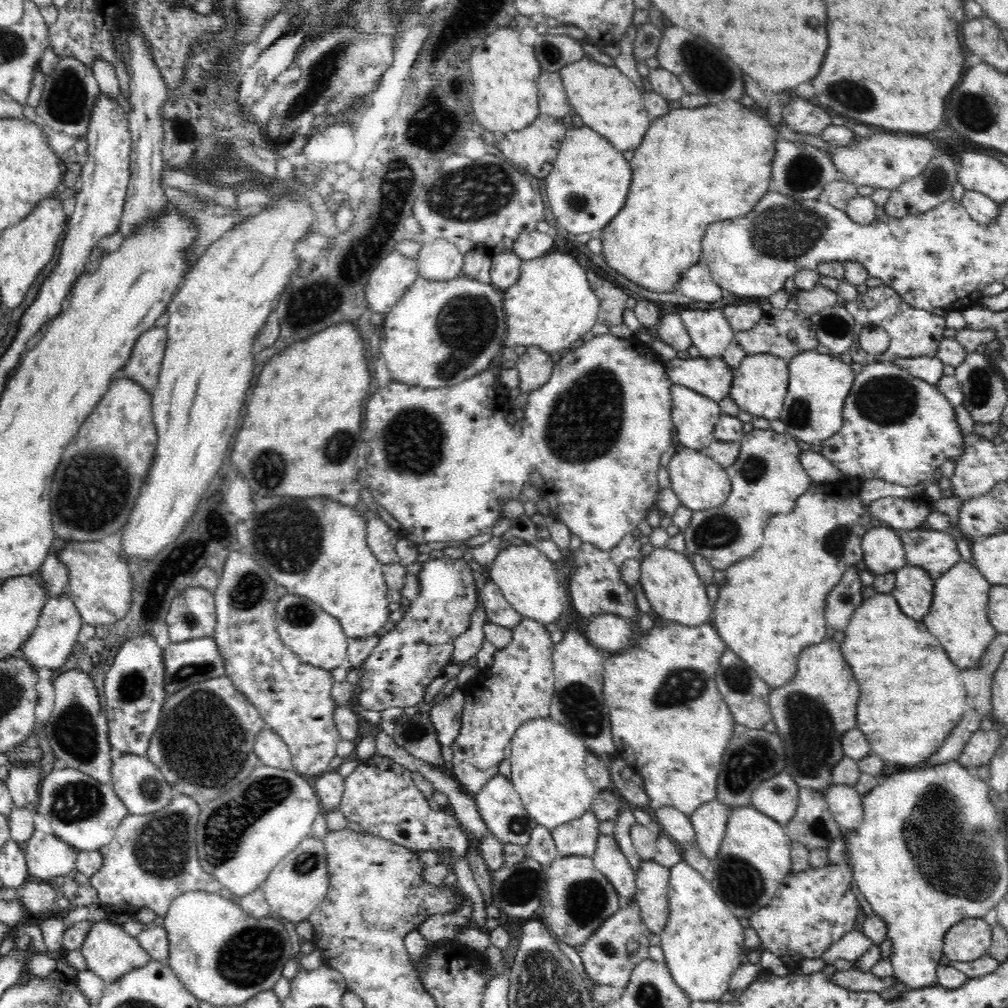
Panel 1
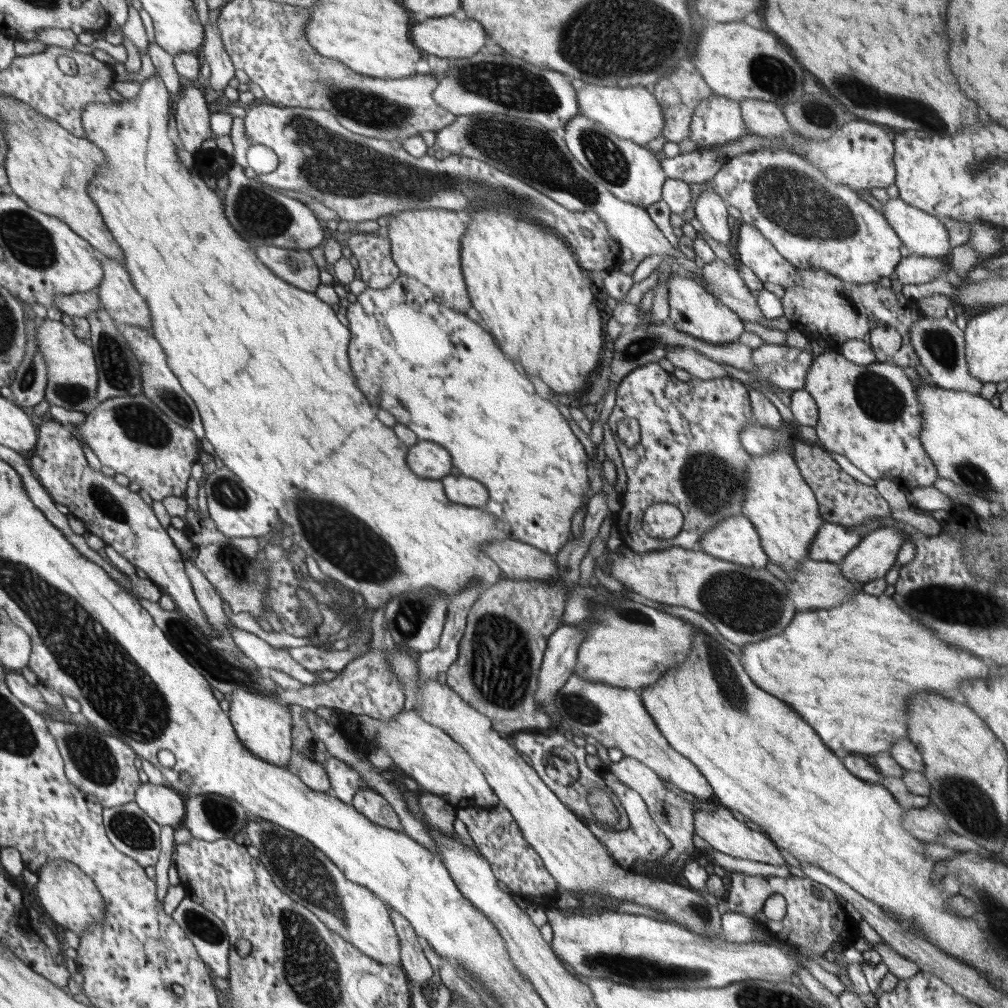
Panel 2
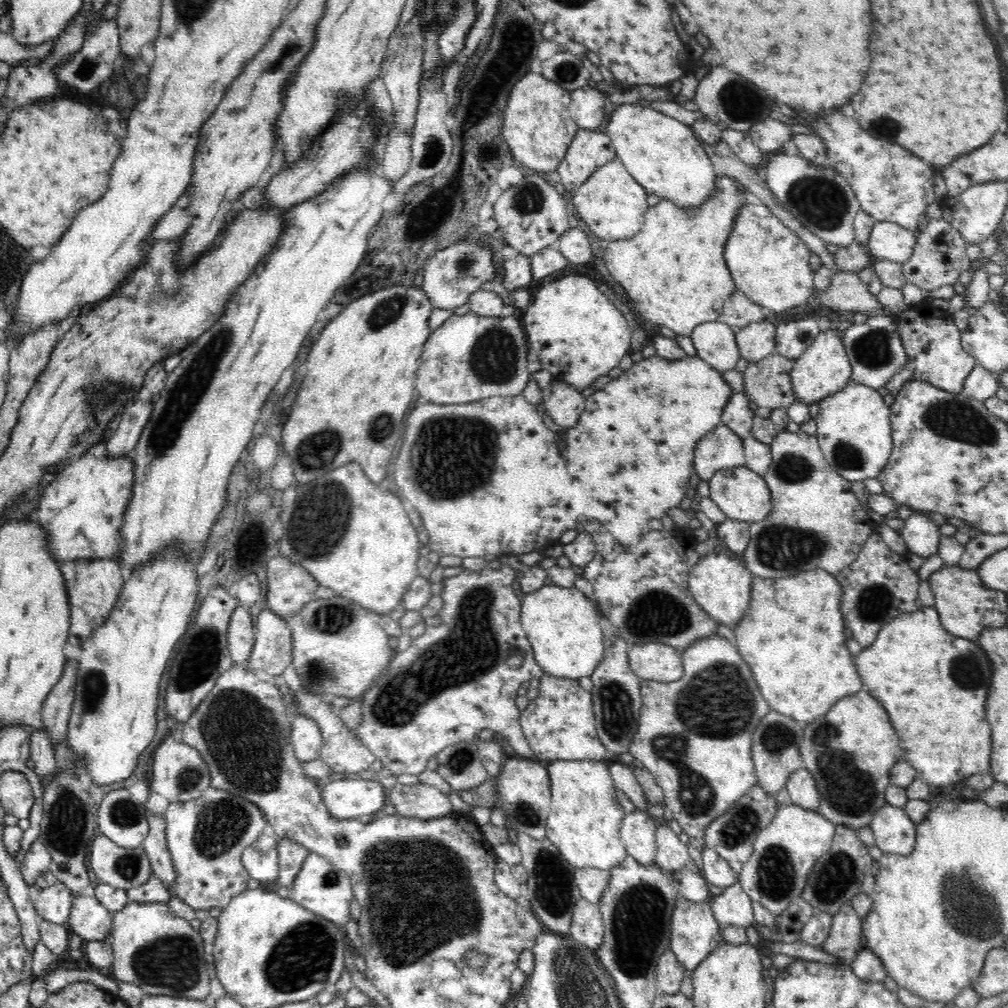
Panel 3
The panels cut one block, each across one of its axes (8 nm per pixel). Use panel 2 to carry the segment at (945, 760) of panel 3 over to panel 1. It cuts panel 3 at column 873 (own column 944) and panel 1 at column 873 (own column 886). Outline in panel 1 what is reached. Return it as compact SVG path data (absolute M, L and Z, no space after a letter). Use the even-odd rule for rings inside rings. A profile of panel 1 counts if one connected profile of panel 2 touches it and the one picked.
M876 594L864 600L854 610L840 646L862 688L860 704L856 704L856 728L864 732L872 752L880 754L888 764L902 768L926 762L962 720L968 702L962 670L954 666L946 648L928 632L922 622L908 618L892 594Z

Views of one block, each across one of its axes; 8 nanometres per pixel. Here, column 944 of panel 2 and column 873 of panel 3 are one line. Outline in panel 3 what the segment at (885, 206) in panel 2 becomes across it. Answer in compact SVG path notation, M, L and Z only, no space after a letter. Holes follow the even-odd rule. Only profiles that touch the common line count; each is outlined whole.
M876 222L870 228L866 250L874 260L890 260L904 264L916 246L916 232L894 222Z

